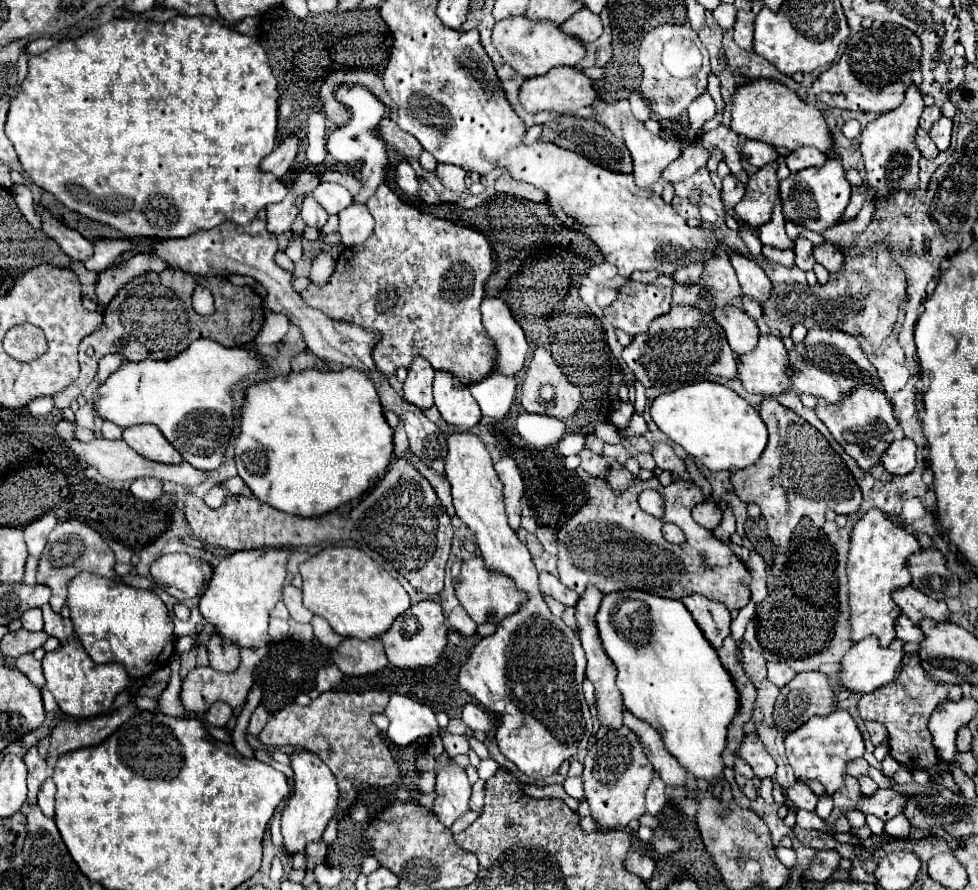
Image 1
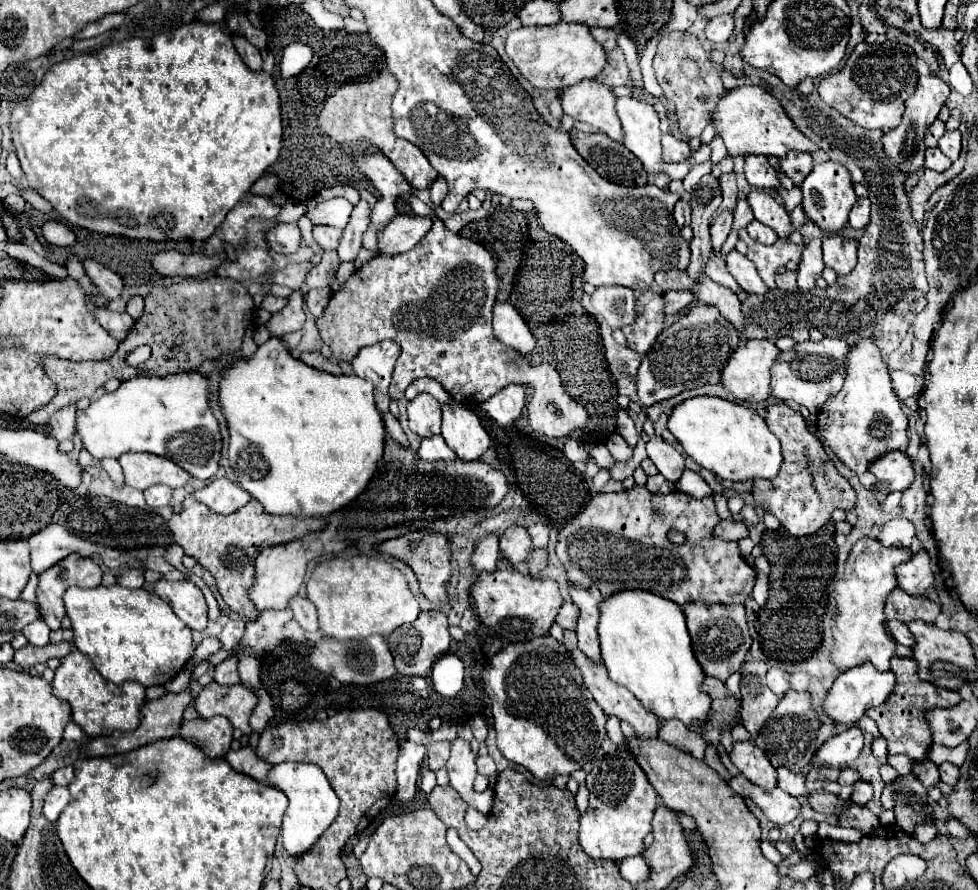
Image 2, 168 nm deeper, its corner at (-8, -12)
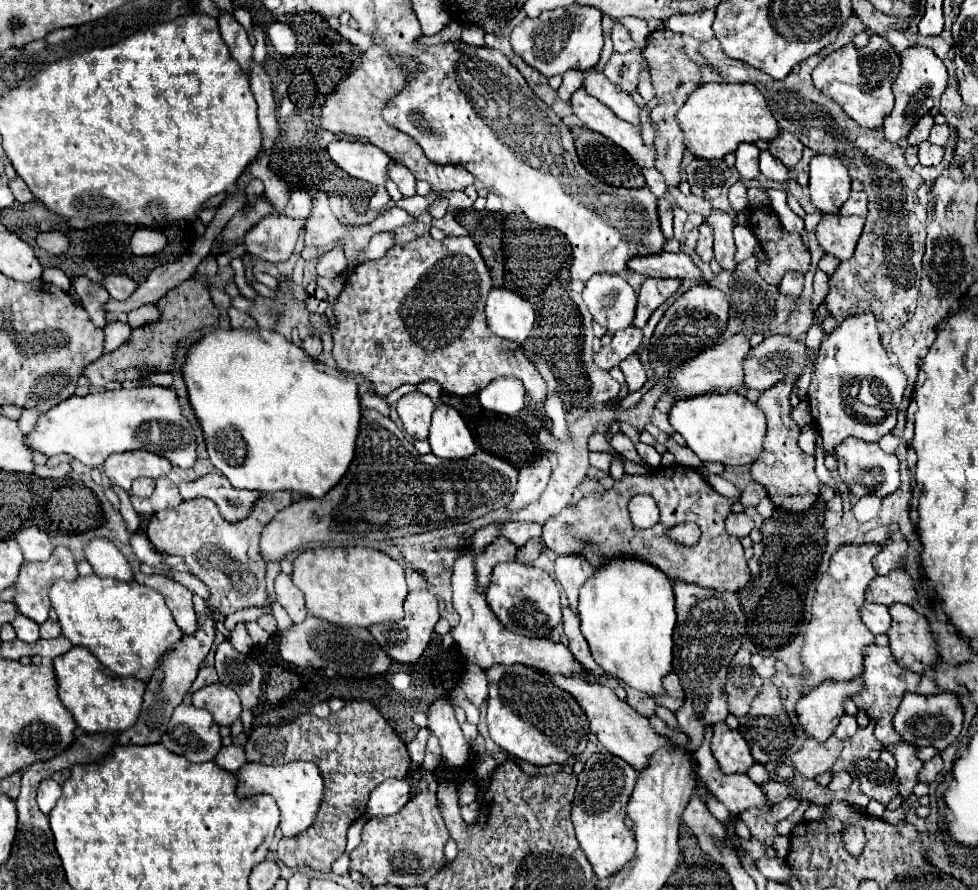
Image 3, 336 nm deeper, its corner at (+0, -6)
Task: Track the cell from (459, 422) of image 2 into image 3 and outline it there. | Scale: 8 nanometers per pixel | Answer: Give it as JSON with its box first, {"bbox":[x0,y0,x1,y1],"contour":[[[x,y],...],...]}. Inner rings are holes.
{"bbox":[430,405,476,459],"contour":[[[438,405],[432,415],[430,447],[440,459],[466,459],[476,453],[476,441],[460,413],[450,405]]]}

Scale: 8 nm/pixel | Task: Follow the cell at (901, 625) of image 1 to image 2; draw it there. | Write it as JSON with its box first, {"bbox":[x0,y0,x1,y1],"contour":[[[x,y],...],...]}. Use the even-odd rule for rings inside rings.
{"bbox":[888,619,916,647],"contour":[[[892,619],[892,621],[888,621],[888,631],[890,631],[890,635],[894,637],[894,641],[896,641],[896,643],[906,645],[906,647],[916,645],[916,643],[914,643],[914,635],[908,631],[908,625],[898,623],[896,619]]]}

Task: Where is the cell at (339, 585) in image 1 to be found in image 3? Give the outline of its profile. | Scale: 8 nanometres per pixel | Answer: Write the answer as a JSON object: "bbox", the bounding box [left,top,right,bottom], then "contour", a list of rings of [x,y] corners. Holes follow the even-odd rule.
{"bbox":[292,547,408,627],"contour":[[[312,547],[302,551],[294,565],[292,581],[306,595],[306,607],[312,615],[336,625],[370,627],[404,617],[404,597],[408,585],[398,561],[378,549],[368,547]]]}

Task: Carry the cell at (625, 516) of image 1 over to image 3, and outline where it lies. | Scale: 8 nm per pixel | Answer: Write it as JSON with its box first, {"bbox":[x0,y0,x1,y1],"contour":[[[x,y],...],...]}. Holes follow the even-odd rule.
{"bbox":[542,463,750,593],"contour":[[[678,463],[676,465],[668,465],[668,467],[660,465],[650,477],[646,477],[646,475],[624,475],[620,481],[614,481],[614,487],[610,491],[584,497],[576,505],[570,505],[570,507],[562,509],[558,515],[550,517],[544,523],[542,539],[544,539],[546,547],[552,549],[556,555],[568,555],[568,553],[582,553],[582,555],[586,555],[594,569],[598,569],[604,561],[614,559],[618,555],[636,557],[636,559],[644,559],[644,561],[656,565],[672,581],[682,579],[686,583],[698,583],[702,587],[714,587],[714,589],[728,589],[728,591],[736,593],[736,591],[740,591],[740,589],[744,589],[748,585],[748,581],[750,581],[750,569],[748,569],[748,563],[744,559],[744,547],[742,547],[740,539],[734,537],[734,535],[730,535],[730,533],[726,533],[726,529],[724,529],[724,519],[728,517],[732,505],[734,505],[734,499],[718,495],[708,485],[708,481],[700,475],[698,469],[682,467]],[[638,493],[652,495],[654,501],[656,501],[656,505],[658,505],[658,509],[660,509],[660,523],[656,523],[650,529],[638,529],[630,521],[628,501],[634,495],[638,495]],[[680,523],[696,523],[700,527],[702,535],[700,535],[700,541],[696,545],[686,547],[682,543],[676,543],[676,541],[668,539],[666,531],[670,527],[680,525]]]}

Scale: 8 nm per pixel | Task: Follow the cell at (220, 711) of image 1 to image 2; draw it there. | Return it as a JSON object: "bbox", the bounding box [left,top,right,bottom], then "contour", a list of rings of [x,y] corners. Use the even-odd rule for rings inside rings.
{"bbox":[182,717,232,757],"contour":[[[226,717],[212,719],[192,719],[182,725],[182,737],[192,737],[200,743],[208,757],[224,757],[232,743],[232,725]]]}

